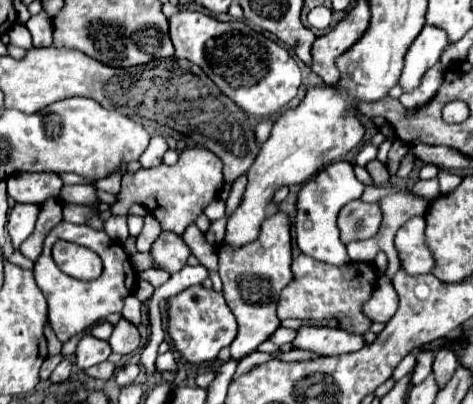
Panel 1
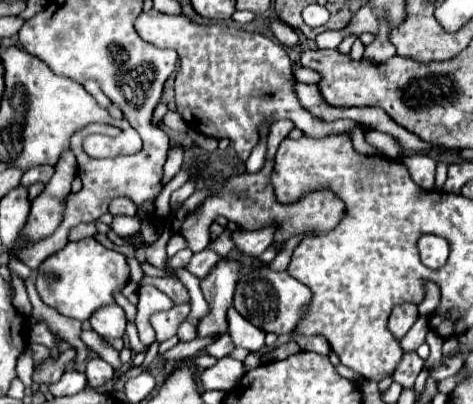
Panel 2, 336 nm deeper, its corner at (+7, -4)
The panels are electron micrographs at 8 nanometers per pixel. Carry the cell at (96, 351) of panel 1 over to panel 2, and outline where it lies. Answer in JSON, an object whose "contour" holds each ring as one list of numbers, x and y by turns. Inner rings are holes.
{"contour":[[92,358,86,366,86,378,88,378,88,386,98,388,114,378,114,368,108,366,108,362,104,362,102,358]]}

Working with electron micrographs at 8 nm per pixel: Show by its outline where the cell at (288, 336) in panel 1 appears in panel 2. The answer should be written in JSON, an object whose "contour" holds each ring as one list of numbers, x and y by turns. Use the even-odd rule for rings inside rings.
{"contour":[[234,306,228,308,228,334,234,342,236,348,248,348,248,350,258,350,264,346,264,336,266,332,252,326,248,320,244,320]]}

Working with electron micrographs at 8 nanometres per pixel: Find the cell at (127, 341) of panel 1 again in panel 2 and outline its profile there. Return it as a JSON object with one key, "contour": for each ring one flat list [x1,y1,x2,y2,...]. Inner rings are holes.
{"contour":[[118,304,102,306,100,310,96,310,92,314,92,318,88,322,90,322,92,330,98,332,100,336,106,336,106,338,122,338,124,336,126,316]]}

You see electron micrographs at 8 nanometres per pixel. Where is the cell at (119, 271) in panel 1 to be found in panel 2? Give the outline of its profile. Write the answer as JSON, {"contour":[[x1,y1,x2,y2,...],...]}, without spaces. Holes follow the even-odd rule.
{"contour":[[82,238,78,242,68,242,62,250,46,258,38,266,36,290,44,304,56,308,60,314,76,320,88,320,94,310,106,304,114,304,112,292,130,278,130,268,126,258,102,246,96,238]]}

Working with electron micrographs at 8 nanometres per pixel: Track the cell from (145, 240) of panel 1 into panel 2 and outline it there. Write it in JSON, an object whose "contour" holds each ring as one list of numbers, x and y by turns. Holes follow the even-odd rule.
{"contour":[[174,232,172,234,172,238,168,240,168,246,166,246,166,252,168,252,168,256,174,256,178,252,178,250,182,250,182,248,186,248,188,244,186,244,186,240,184,240,184,236,180,234,180,232]]}

